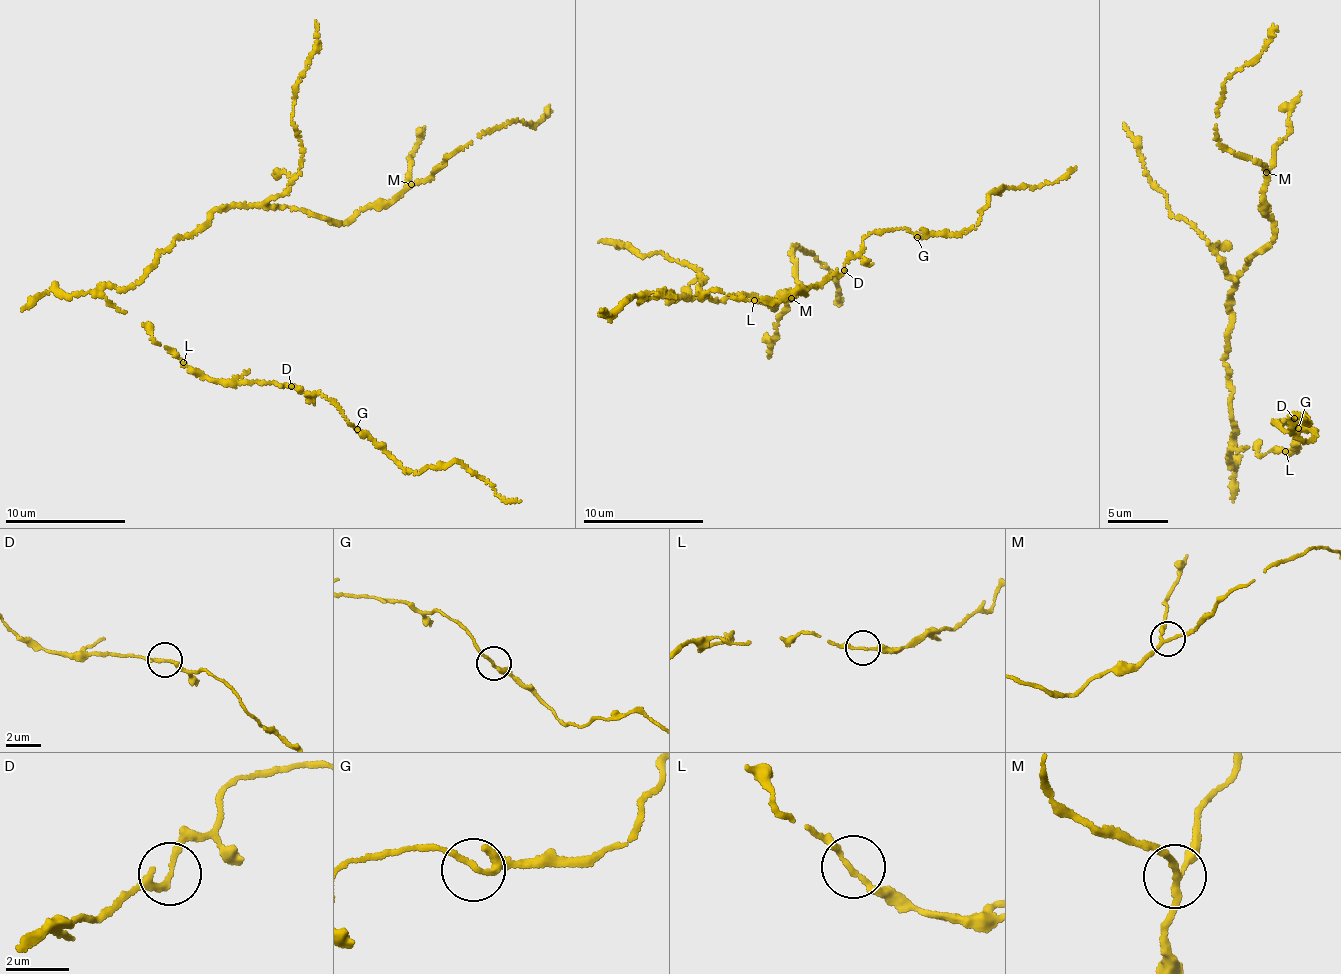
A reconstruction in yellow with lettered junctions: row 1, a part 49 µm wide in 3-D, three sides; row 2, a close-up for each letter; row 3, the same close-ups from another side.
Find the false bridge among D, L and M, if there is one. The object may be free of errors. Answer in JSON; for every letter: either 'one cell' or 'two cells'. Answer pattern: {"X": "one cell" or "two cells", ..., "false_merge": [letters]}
{"D": "one cell", "L": "one cell", "M": "one cell", "false_merge": []}

